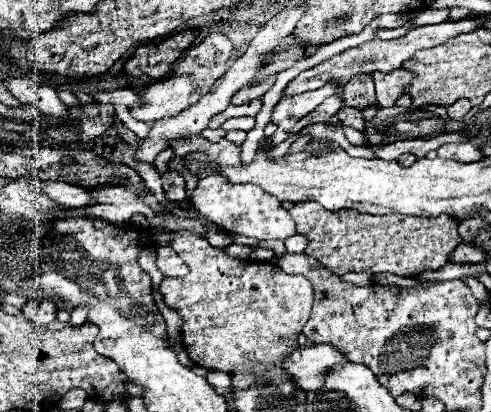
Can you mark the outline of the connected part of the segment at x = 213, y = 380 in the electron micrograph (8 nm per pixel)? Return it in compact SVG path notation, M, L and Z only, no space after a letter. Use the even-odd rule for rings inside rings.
M211 370L211 372L207 374L207 382L209 382L215 390L227 390L229 384L231 384L231 378L229 378L225 372Z

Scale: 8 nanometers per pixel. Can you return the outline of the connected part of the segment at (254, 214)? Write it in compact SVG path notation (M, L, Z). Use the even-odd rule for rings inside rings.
M211 174L207 178L201 178L191 194L191 204L207 220L233 234L277 240L285 240L295 234L295 222L291 220L289 212L281 208L281 202L275 196L263 192L263 188L255 184L231 184L223 174Z

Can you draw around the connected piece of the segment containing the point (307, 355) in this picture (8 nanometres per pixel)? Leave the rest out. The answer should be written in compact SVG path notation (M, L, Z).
M309 344L297 348L285 362L283 368L291 374L295 384L305 392L317 392L327 380L327 368L331 364L349 362L343 352L331 344Z

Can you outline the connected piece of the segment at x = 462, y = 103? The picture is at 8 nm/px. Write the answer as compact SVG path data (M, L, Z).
M457 100L455 104L447 106L449 116L451 116L451 118L455 118L455 120L461 120L469 110L471 110L471 102L469 102L469 100Z

